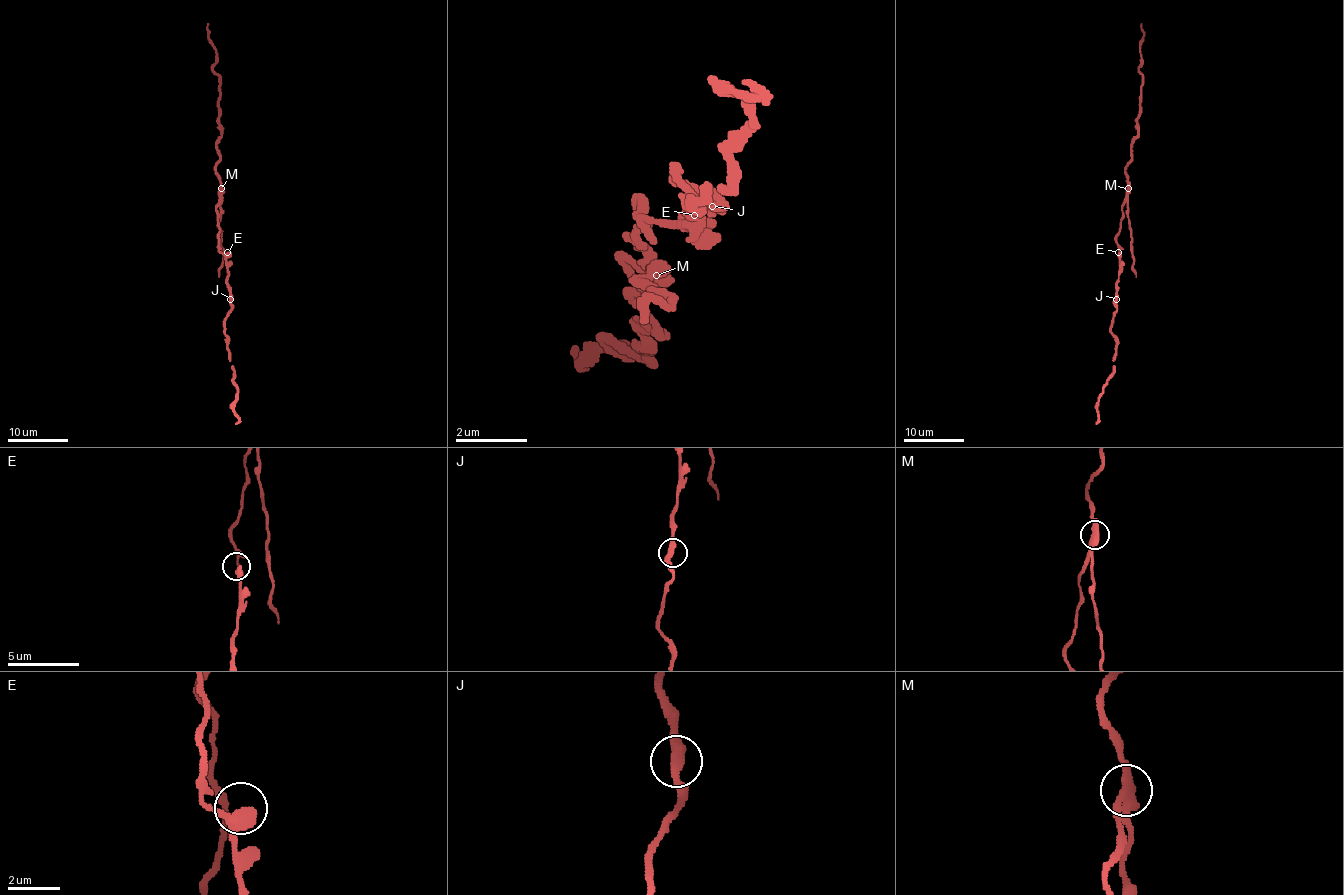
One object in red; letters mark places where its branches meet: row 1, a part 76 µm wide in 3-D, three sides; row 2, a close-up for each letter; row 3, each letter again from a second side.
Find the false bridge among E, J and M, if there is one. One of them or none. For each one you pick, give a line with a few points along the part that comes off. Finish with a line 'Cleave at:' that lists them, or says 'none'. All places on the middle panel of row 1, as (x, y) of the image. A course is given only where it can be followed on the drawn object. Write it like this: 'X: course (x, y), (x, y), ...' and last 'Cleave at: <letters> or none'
M: course (658, 278), (649, 269), (640, 287), (658, 296), (667, 296), (640, 323)
Cleave at: M

